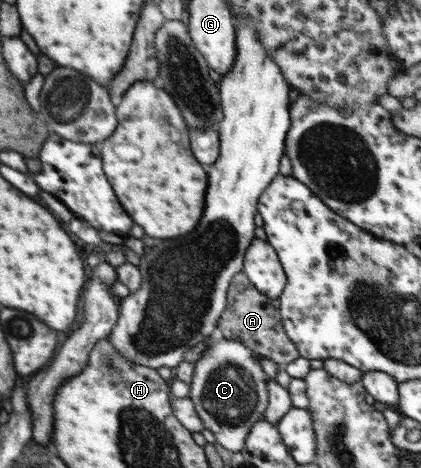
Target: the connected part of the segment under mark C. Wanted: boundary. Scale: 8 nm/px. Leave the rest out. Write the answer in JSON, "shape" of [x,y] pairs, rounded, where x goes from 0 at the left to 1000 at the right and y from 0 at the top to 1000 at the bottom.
{"shape":[[[513,716],[494,724],[489,739],[458,778],[449,853],[461,861],[482,915],[499,919],[537,962],[570,966],[599,908],[625,897],[639,861],[639,803],[615,771],[620,759],[561,726],[537,726]]]}

